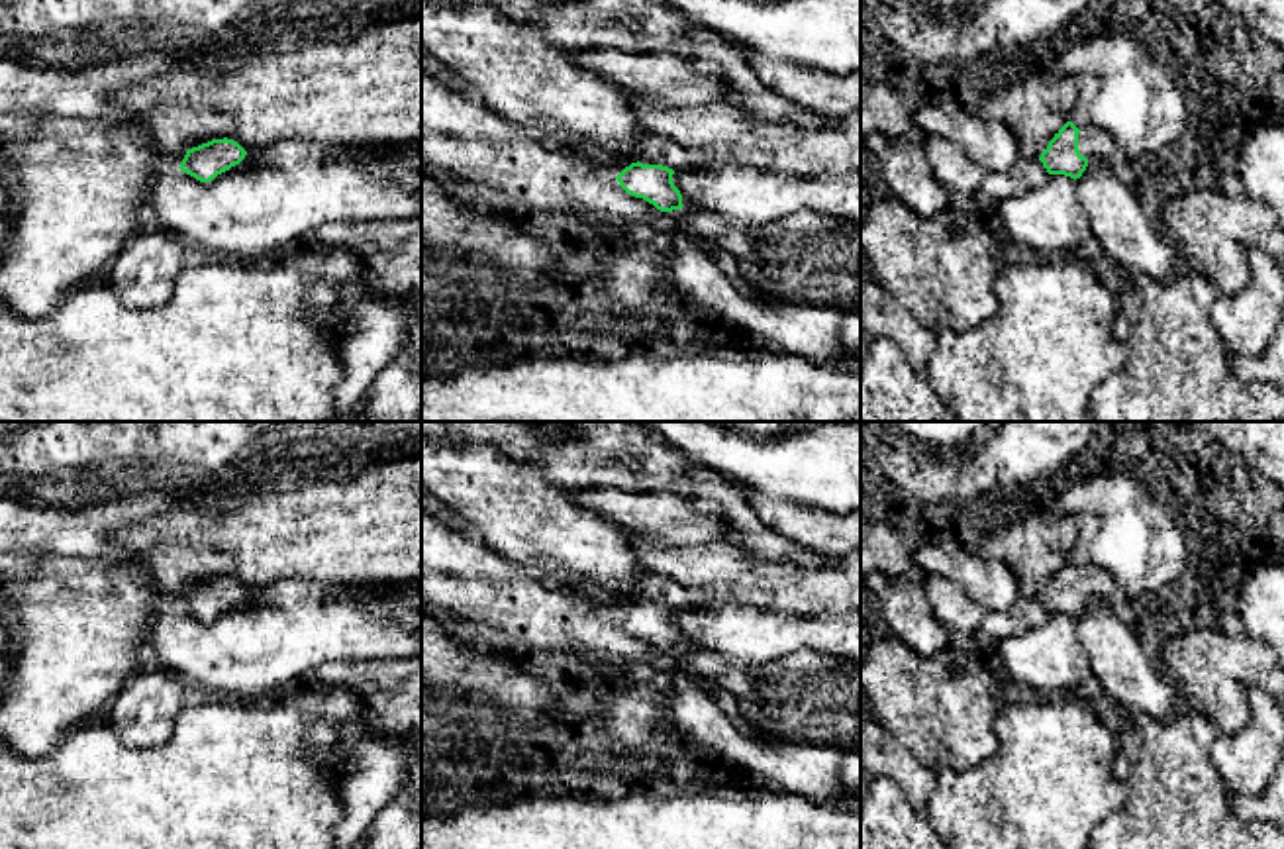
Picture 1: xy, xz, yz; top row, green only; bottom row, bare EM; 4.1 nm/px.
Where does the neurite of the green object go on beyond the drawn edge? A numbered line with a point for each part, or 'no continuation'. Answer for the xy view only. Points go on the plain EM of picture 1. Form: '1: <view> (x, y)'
no continuation

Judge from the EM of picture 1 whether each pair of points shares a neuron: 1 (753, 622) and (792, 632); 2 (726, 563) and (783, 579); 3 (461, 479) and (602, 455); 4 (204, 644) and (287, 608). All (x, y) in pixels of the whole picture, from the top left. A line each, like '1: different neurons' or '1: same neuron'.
1: same neuron
2: same neuron
3: different neurons
4: same neuron

